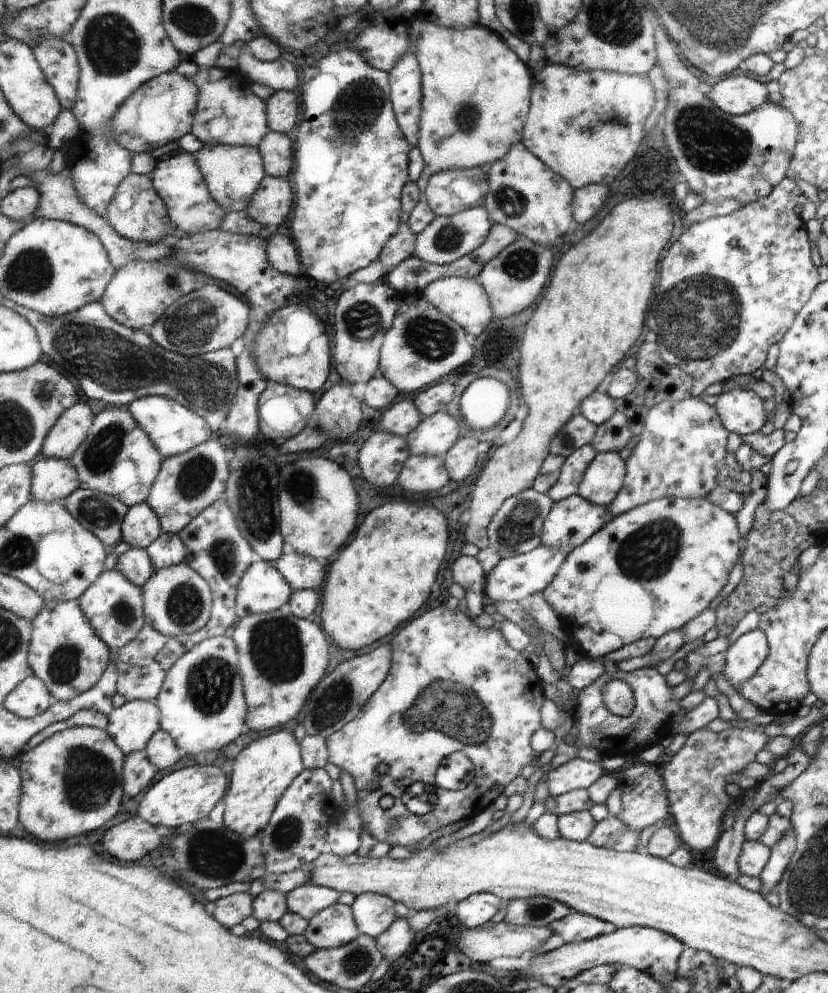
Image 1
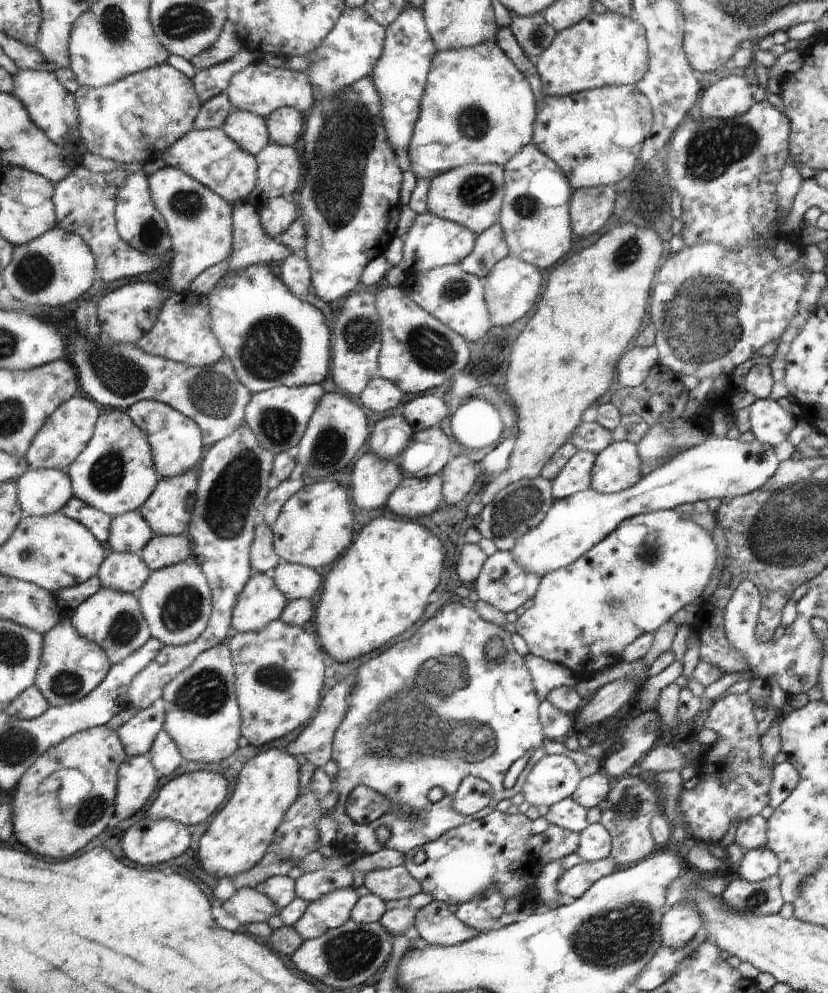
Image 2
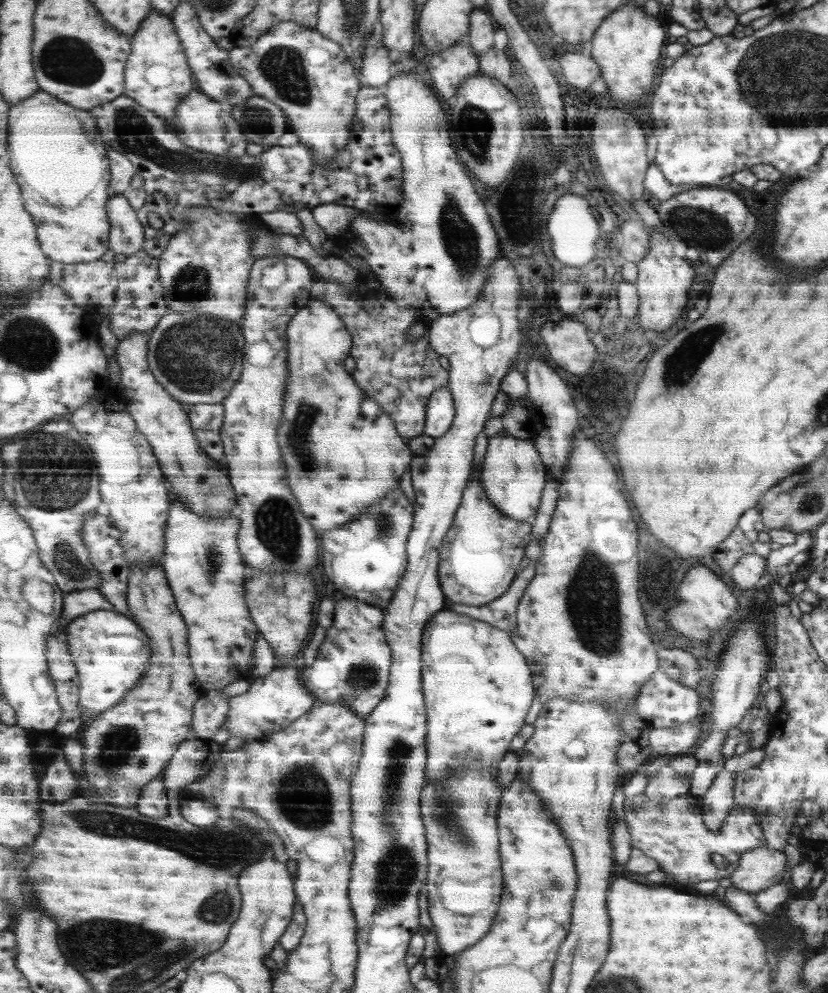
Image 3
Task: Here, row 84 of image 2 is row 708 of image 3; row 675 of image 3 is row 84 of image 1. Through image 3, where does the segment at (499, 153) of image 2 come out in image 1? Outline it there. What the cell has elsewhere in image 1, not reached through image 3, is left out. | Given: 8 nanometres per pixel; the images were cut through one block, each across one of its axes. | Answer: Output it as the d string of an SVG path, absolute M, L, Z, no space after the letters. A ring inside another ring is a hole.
M423 22L421 36L415 40L413 52L423 70L423 114L421 114L421 156L435 174L447 170L489 168L493 160L501 160L515 144L525 138L525 124L533 104L533 70L503 40L501 34L487 26L445 28L435 22Z

